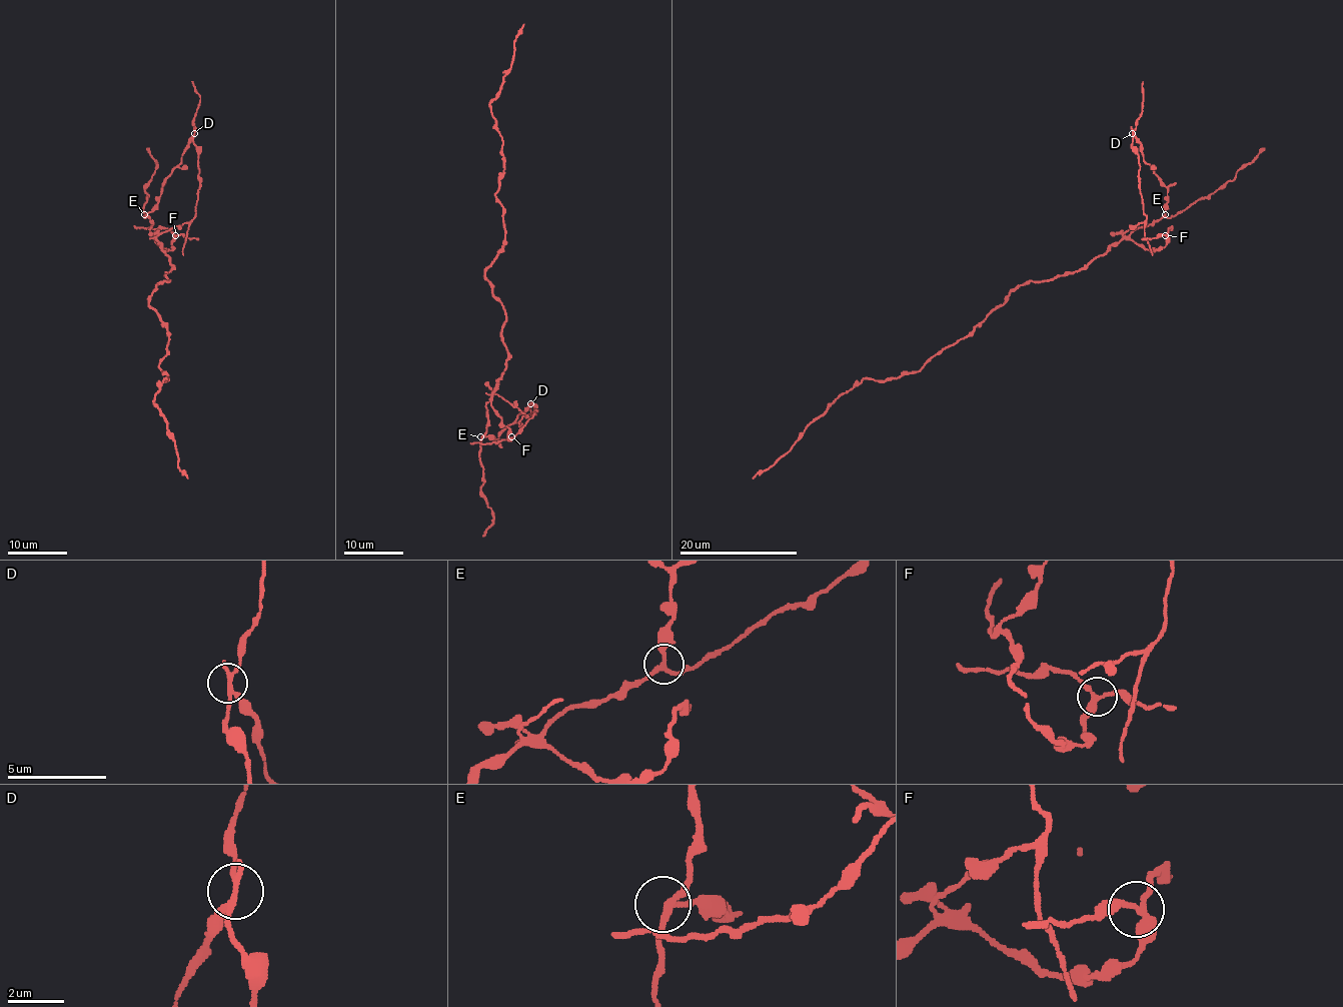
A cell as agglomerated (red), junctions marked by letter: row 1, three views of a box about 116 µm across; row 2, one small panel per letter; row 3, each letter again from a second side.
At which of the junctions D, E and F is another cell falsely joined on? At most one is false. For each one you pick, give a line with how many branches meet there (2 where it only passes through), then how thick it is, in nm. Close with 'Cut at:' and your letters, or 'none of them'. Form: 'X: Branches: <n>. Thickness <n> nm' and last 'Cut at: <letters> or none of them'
D: Branches: 3. Thickness 190 nm
Cut at: D

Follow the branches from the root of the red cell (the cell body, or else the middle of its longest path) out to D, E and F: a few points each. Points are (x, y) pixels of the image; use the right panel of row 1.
D: (1009, 296), (1031, 281), (1084, 269), (1125, 231), (1146, 219), (1133, 133)
E: (1009, 296), (1031, 281), (1050, 280), (1084, 269), (1134, 229), (1152, 225), (1165, 214)
F: (1009, 296), (1031, 281), (1084, 269), (1124, 238), (1156, 250), (1165, 246), (1165, 235)

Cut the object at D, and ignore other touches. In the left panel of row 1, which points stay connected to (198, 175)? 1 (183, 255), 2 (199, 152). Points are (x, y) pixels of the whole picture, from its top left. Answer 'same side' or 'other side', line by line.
1: same side
2: same side

